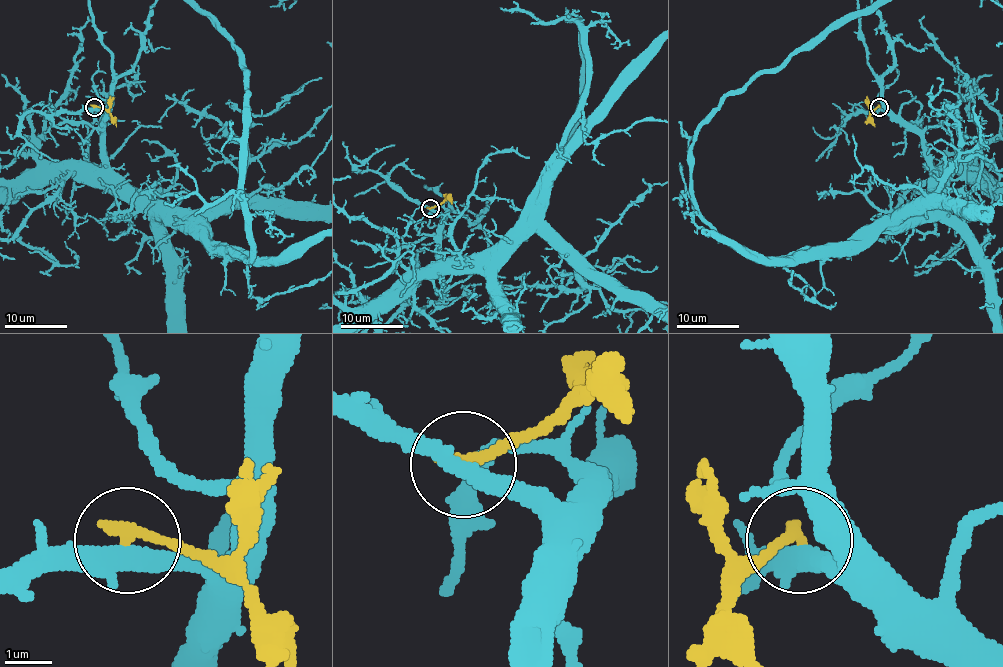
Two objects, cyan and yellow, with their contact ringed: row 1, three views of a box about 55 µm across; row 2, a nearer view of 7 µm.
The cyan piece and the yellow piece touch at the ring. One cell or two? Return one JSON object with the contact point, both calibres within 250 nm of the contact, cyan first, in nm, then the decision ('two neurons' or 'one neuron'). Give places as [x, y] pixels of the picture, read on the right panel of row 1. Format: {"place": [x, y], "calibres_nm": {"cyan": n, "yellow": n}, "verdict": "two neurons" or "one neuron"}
{"place": [879, 107], "calibres_nm": {"cyan": 400, "yellow": 280}, "verdict": "two neurons"}

